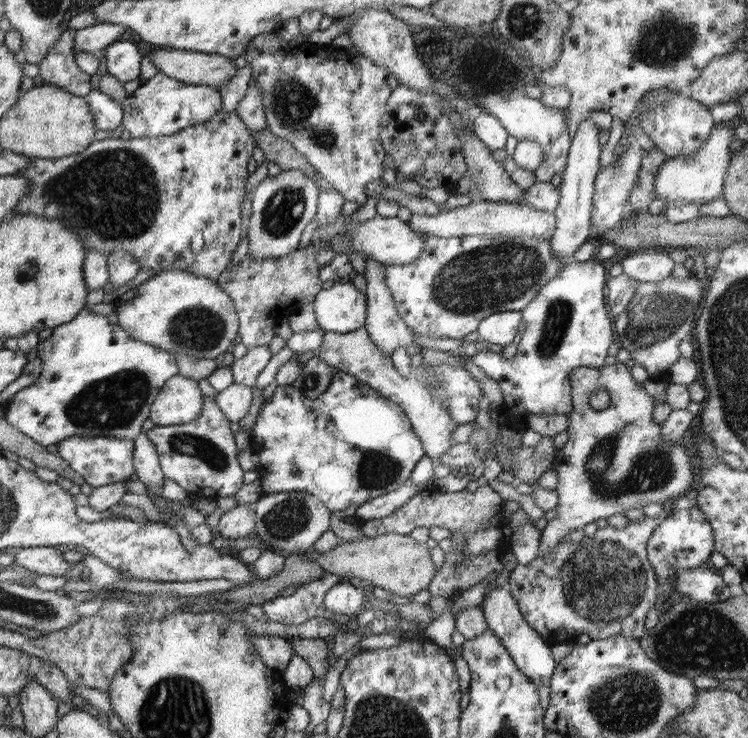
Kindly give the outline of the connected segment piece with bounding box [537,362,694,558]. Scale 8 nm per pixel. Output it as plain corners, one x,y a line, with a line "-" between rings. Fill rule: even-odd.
612,362
607,364
605,367
580,367
575,368
570,374
570,384
572,384
572,398
574,399
574,410
567,414
569,416
570,424
568,425
567,431
569,439
565,446
561,448
562,455
556,459
553,464
552,470
554,470
558,476
558,487
555,492
559,495
559,505
556,518
550,520
544,530
542,530
542,540
540,540
540,549
538,558
542,558
549,550
553,550
554,547
559,546
560,543
566,542
568,535
572,530
579,530
585,527
587,524
594,523
599,519
608,519
610,516
615,514
624,514
625,511
632,509
642,510
644,506
648,504
663,504
666,506
666,500
674,502
674,500
684,496
690,491
690,484
694,482
694,470
692,470
692,464
690,464
690,454
686,452
686,435
681,442
666,442
662,440
662,434
660,434
660,426
652,422
652,412
654,412
654,399
652,396
648,396
644,392
642,383
636,382
630,374
630,370
623,363
-
599,388
605,388
607,393
610,395
610,404
605,409
595,409
590,403
591,396
599,390

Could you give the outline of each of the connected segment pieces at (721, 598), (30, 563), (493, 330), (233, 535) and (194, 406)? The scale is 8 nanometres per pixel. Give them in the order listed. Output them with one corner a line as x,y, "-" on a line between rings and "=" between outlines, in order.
710,568
678,569
675,587
679,598
686,597
697,602
720,603
732,598
730,586
=
55,547
19,549
14,558
15,564
38,575
64,576
73,567
=
523,311
498,312
487,316
482,319
477,328
480,340
487,340
503,347
512,344
518,334
518,326
522,322
522,317
=
238,505
229,512
222,513
220,523
215,529
216,535
232,541
238,538
254,536
257,527
257,517
253,506
=
178,374
169,378
153,400
149,418
160,426
188,424
201,414
202,407
204,395
198,382

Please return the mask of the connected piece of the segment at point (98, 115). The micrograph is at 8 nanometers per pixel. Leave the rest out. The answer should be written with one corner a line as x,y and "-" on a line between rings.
92,89
85,96
85,99
91,108
90,112
94,114
97,128
102,130
105,135
124,124
124,109
121,103
111,96
100,92
98,89

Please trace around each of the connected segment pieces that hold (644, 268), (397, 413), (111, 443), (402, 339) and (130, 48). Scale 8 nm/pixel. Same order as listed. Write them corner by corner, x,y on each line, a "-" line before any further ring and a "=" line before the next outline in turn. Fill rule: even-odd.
655,248
629,251
621,262
623,274
638,282
660,282
672,275
675,262
668,254
=
338,370
333,376
333,382
329,384
328,390
324,395
320,395
317,399
312,400
310,397
304,396
297,388
292,385
278,385
274,394
263,401
263,406
259,411
257,420
252,426
250,446
254,453
258,454
259,464
257,472
260,475
260,486
263,495
274,495
286,492
308,492
320,502
324,504
331,513
341,513
350,506
363,506
370,500
377,499
378,496
396,491
402,484
405,484
412,475
416,464
426,456
424,443
421,437
413,431
409,417
404,414
395,402
384,398
379,392
376,392
369,384
360,382
356,377
350,376
347,372
-
296,468
297,473
292,472
=
71,436
56,444
57,454
76,474
94,488
126,482
135,477
136,466
133,465
133,452
136,445
133,440
106,436
=
364,257
366,263
366,298
368,299
368,314
365,320
365,329
369,334
370,340
380,349
382,354
391,356
397,348
407,348
411,344
415,344
413,331
402,320
395,307
395,302
390,290
385,283
386,265
378,263
370,257
=
117,41
110,44
103,52
101,58
106,61
107,72
120,82
126,83
140,77
140,64
142,54
134,42

